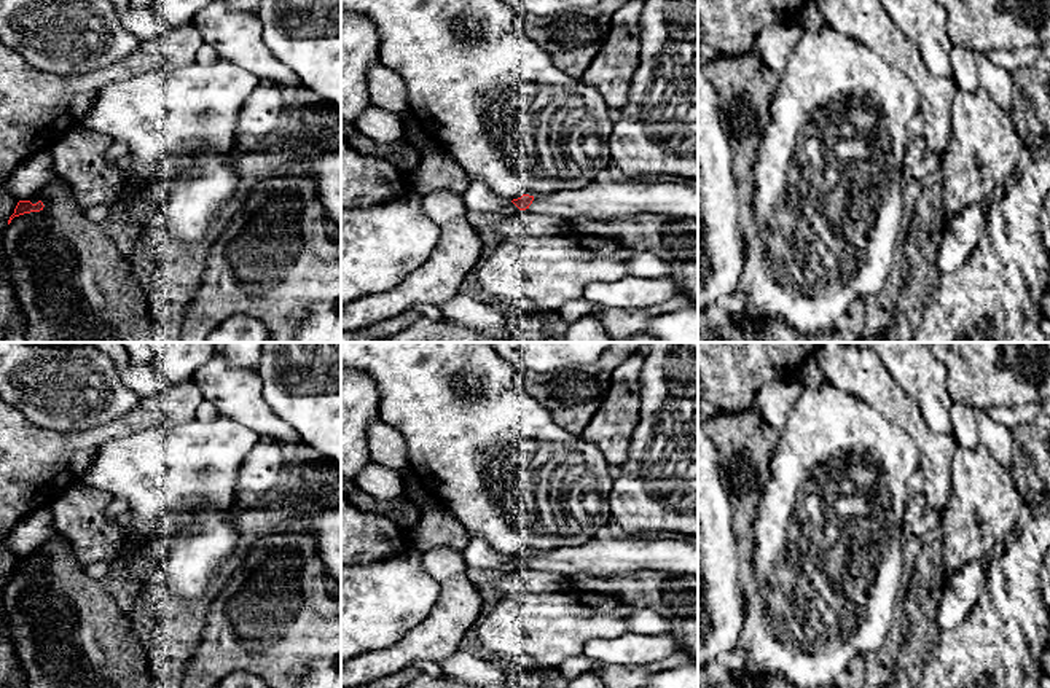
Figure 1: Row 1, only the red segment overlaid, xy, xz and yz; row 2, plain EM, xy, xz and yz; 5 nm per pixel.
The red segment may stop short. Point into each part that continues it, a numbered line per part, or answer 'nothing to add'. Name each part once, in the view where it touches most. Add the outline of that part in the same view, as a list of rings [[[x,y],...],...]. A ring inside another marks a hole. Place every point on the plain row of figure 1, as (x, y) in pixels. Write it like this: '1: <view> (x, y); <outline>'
1: xz (601, 556); [[[596,535],[580,546],[534,553],[531,569],[566,577],[609,577],[629,570],[664,570],[698,578],[698,546],[687,538],[613,538]]]

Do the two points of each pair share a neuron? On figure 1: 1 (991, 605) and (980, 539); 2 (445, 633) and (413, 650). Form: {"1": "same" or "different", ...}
{"1": "different", "2": "same"}

